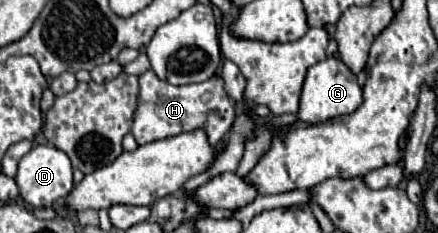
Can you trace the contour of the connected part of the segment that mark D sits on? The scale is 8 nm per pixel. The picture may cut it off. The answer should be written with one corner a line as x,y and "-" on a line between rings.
34,145
30,153
26,153
18,161
16,185
20,189
20,197
32,207
50,207
54,201
66,197
72,191
72,165
64,151
56,149
54,145

